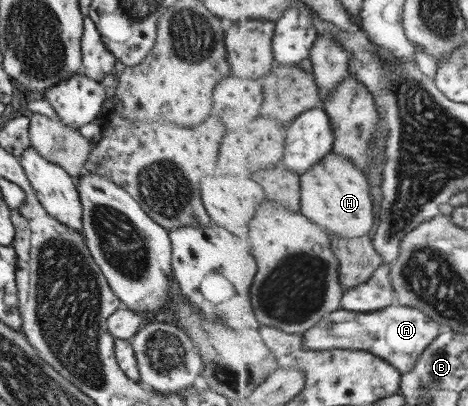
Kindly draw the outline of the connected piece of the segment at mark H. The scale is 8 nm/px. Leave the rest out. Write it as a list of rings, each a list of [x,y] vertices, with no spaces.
[[[336,152],[329,153],[326,159],[301,174],[300,213],[325,227],[333,236],[357,238],[371,235],[378,224],[377,205],[373,201],[371,188],[367,175],[353,159]]]

